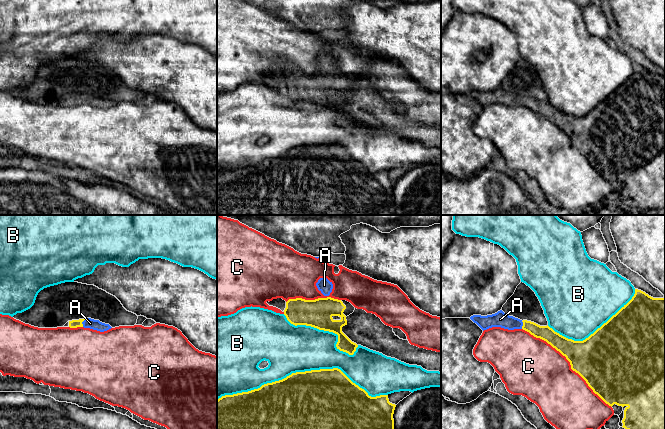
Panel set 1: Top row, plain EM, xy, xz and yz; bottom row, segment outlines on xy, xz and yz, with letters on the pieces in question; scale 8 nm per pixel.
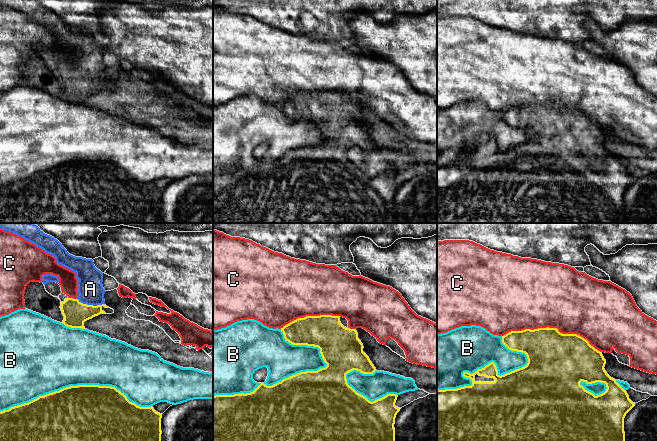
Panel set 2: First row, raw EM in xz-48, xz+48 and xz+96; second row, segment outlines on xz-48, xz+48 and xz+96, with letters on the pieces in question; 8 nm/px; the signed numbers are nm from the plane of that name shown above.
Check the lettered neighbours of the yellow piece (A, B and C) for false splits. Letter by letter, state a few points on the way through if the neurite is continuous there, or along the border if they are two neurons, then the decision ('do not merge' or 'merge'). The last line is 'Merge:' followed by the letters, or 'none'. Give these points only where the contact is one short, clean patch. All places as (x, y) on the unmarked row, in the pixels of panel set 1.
A: across xy (74, 99), (81, 99), (90, 99) | merge
B: do not merge
C: do not merge
Merge: A

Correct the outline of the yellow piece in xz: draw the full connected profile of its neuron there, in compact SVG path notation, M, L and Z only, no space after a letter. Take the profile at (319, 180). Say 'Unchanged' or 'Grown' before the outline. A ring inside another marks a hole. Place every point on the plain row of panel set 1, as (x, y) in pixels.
Unchanged. M338 144L296 148L258 165L219 174L217 215L390 215L395 183L388 171L369 172Z

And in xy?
Grown. M91 94L69 97L69 103L70 104L84 103L97 106L100 108L104 108L112 104L109 100L105 100L100 98L99 96L94 96Z

